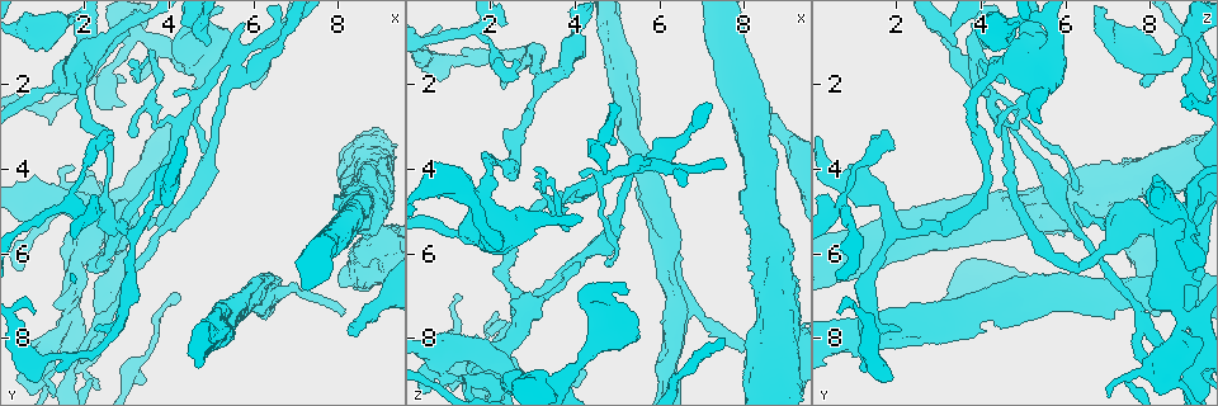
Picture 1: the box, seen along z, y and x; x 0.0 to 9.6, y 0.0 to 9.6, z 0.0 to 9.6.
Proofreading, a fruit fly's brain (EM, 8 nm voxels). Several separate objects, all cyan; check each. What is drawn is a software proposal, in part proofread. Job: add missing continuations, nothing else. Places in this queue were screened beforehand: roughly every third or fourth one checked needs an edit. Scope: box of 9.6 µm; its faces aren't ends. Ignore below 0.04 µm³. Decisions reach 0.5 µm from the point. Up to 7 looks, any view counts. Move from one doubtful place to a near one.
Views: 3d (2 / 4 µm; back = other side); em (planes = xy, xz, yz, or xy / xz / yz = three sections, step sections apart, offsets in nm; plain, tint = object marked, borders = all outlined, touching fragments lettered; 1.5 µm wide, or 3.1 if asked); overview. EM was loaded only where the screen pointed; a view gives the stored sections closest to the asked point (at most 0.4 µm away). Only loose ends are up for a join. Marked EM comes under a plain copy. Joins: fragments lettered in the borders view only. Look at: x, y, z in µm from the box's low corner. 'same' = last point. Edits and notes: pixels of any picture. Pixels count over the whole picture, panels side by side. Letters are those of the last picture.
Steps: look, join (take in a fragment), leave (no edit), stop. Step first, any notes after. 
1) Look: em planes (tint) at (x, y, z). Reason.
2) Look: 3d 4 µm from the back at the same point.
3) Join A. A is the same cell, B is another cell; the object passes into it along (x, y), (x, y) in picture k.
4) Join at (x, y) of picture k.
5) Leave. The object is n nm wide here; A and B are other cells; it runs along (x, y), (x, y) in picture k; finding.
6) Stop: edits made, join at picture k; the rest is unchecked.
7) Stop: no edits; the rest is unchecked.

Look: 3d 4 µm at (8.60, 5.65, 6.30). Thick end.

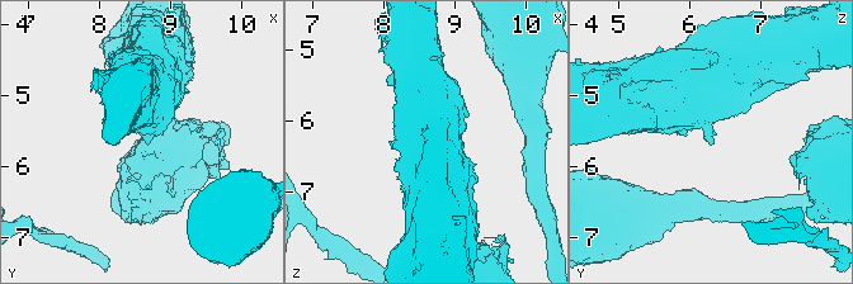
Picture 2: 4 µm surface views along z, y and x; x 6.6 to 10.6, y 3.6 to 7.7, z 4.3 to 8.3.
Look: em yz step 4 (tint) at (8.70, 5.65, 6.30).

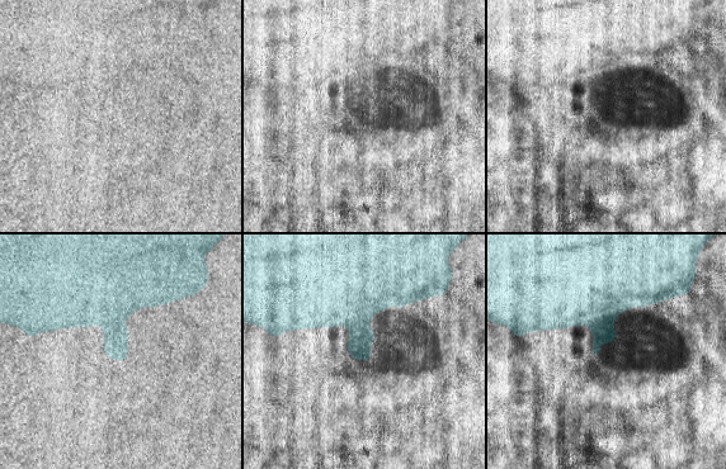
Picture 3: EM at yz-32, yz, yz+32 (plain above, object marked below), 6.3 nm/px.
Look: em planes (borders) at the same point.

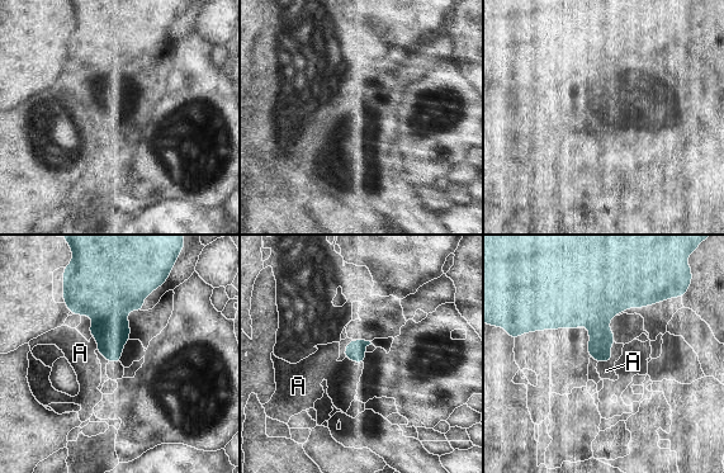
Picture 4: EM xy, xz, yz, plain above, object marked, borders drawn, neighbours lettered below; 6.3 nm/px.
Leave. The longest contact is with A, 180 nm; A is another cell; no lettered fragment goes on from it.

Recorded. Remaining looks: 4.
Look: em planes (borders) at (3.15, 3.20, 4.35). An open end.

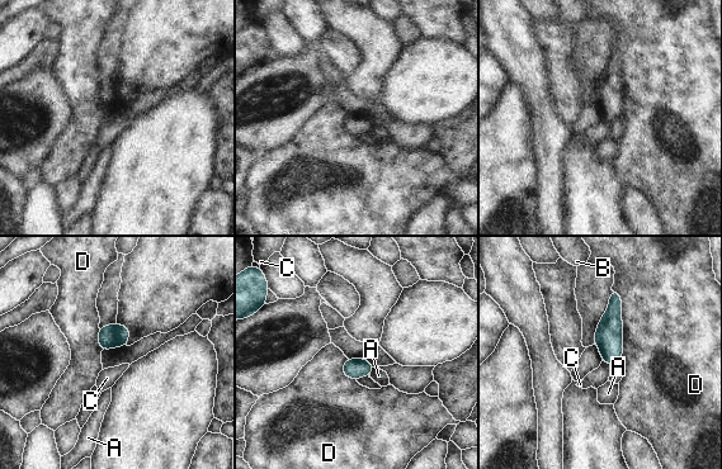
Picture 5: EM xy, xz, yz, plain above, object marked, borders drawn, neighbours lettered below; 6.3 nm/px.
Leave. The object is 130 nm wide here; A, B, C and D are other cells; none of them fits.

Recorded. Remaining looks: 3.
Look: em yz step 4 (tint) at (2.25, 7.70, 2.05). An open end.

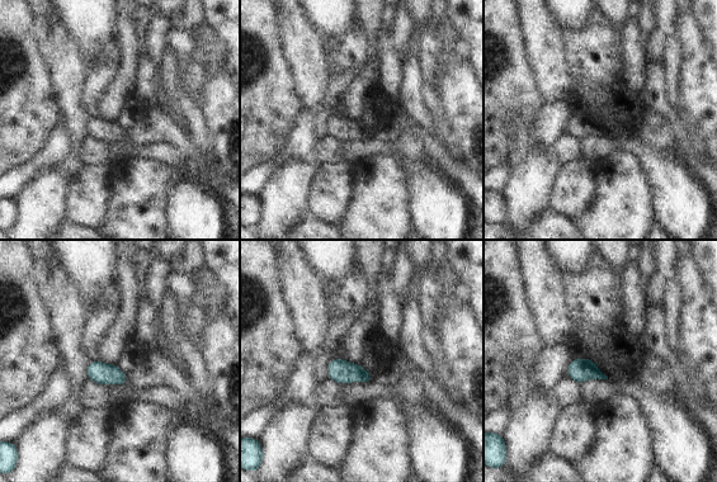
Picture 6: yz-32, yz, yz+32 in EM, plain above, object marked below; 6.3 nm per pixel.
Look: em planes (borders) at the same point.

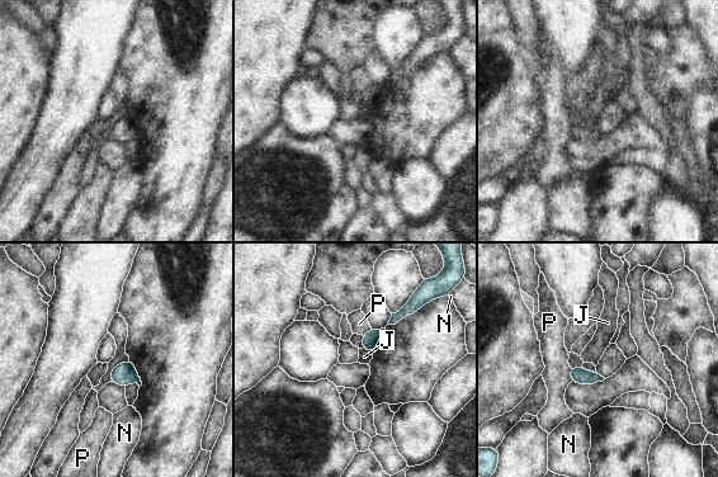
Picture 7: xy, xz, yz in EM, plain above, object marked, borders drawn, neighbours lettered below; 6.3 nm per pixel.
Leave. J, N and P are other cells; none of them fits.

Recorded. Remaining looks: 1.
Stop: no edits; the rest is unchecked.

